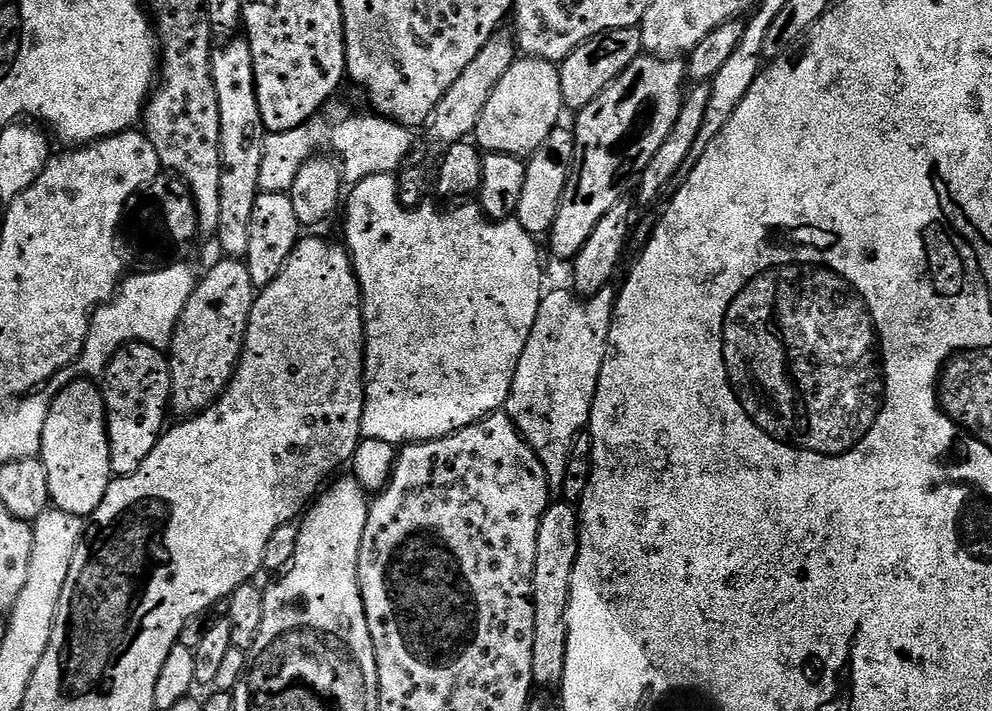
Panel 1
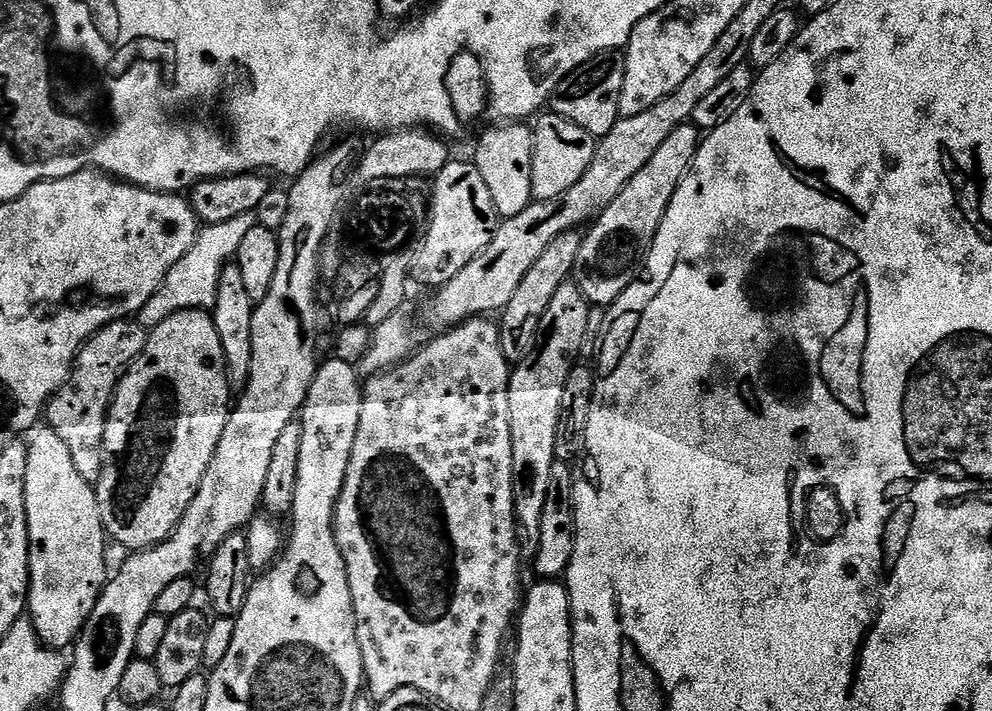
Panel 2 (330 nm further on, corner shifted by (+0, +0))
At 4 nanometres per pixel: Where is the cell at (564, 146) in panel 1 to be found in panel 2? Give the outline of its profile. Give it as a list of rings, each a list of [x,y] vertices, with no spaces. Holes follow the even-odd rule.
[[[555,114],[547,115],[541,115],[535,121],[537,124],[534,124],[532,133],[534,150],[532,151],[530,182],[532,195],[536,200],[553,200],[566,194],[566,190],[570,190],[570,186],[574,186],[574,182],[578,182],[578,178],[586,174],[598,143],[597,137],[586,134],[582,126],[574,126],[574,122]]]

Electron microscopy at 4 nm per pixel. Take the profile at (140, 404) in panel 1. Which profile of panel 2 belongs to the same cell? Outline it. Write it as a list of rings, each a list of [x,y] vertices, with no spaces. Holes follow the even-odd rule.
[[[132,318],[114,320],[106,327],[96,332],[85,342],[84,347],[76,356],[76,362],[72,365],[72,375],[59,390],[56,395],[48,401],[46,409],[46,424],[66,442],[70,449],[70,455],[74,457],[74,467],[78,469],[78,474],[86,478],[86,482],[95,486],[104,473],[104,439],[106,438],[106,418],[112,405],[112,399],[116,393],[116,387],[120,385],[120,379],[127,372],[128,368],[144,352],[144,347],[148,341],[149,329],[144,328]]]

